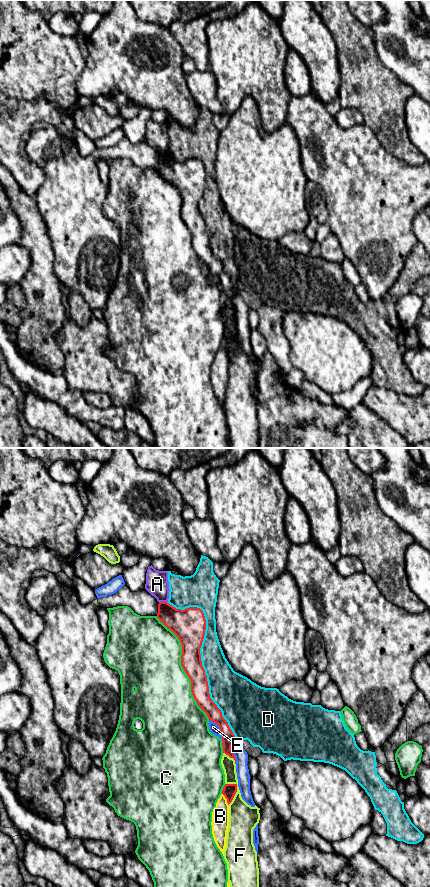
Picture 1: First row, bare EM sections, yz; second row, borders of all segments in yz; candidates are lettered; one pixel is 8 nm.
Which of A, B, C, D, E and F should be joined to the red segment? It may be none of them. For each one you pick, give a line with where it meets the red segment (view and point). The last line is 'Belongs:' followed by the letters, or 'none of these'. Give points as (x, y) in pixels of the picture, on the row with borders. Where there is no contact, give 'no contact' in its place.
Belongs: none of these

